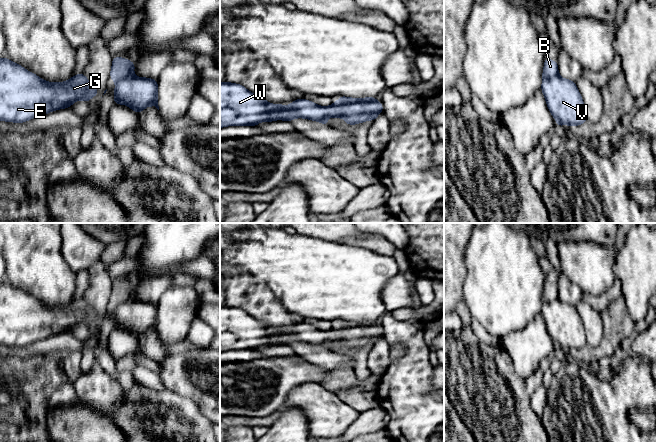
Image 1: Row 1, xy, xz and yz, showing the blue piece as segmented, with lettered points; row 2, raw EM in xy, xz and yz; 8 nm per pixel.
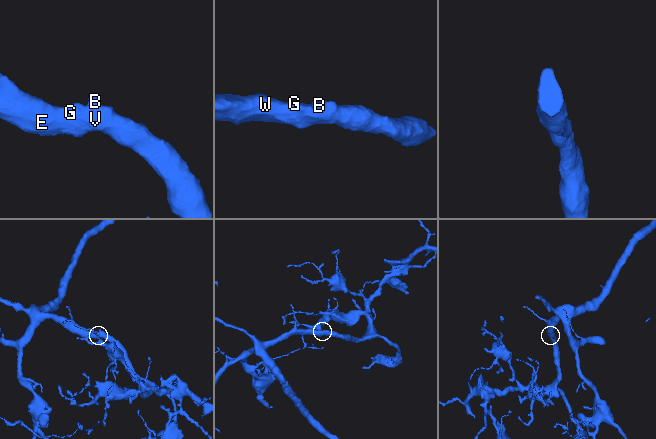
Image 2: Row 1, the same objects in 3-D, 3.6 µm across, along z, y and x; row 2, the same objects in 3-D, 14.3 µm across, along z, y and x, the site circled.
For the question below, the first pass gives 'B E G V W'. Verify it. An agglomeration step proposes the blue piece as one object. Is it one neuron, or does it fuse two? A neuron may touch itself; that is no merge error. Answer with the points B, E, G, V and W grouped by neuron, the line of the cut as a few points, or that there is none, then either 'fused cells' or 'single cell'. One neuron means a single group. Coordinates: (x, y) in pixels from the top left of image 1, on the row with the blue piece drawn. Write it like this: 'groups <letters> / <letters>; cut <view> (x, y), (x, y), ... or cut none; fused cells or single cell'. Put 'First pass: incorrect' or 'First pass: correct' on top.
First pass: incorrect
groups B / E G V W; cut xz (349, 97), (342, 106), (332, 105); fused cells

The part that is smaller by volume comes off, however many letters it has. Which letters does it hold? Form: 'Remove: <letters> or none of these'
Remove: B

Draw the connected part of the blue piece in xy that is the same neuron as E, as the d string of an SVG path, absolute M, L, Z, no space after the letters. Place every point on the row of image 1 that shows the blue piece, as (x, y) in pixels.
M6 57L0 58L0 121L24 123L50 112L72 107L75 101L89 102L97 94L97 88L83 73L74 75L67 81L53 83Z

